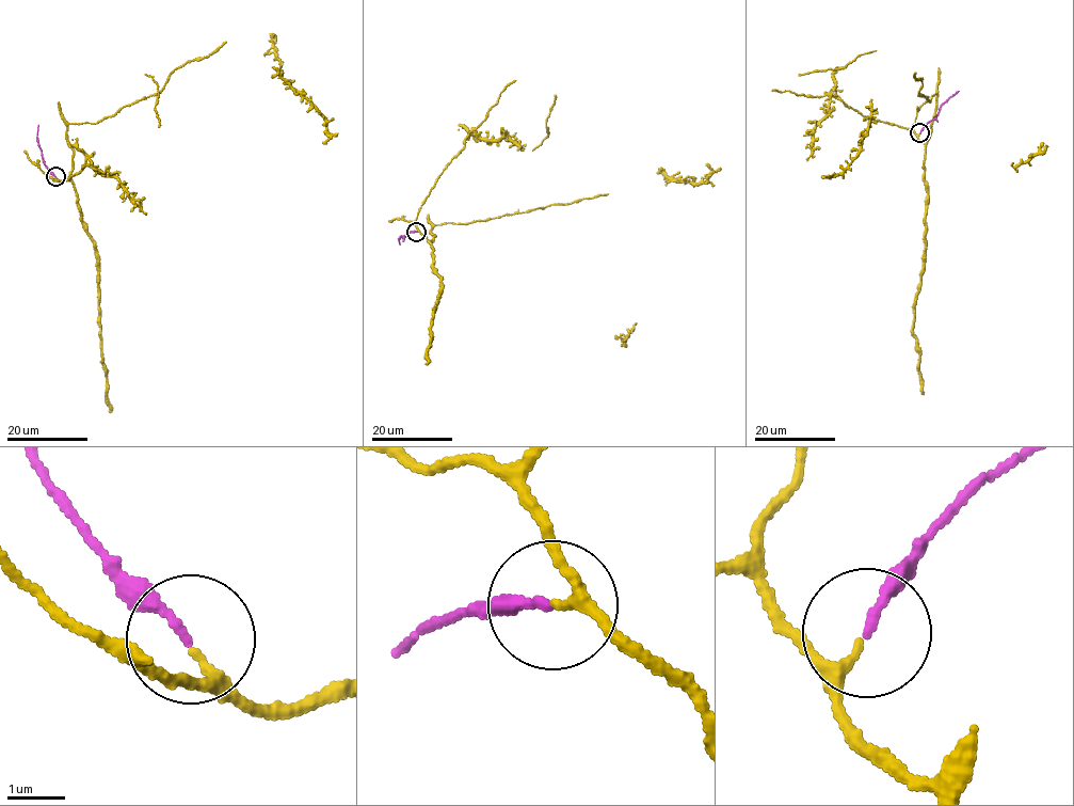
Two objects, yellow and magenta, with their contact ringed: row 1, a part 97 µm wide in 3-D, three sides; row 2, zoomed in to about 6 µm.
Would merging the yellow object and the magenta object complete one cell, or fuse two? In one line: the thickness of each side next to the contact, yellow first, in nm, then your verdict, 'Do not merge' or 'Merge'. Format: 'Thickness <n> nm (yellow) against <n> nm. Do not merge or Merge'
Thickness 160 nm (yellow) against 150 nm. Merge

